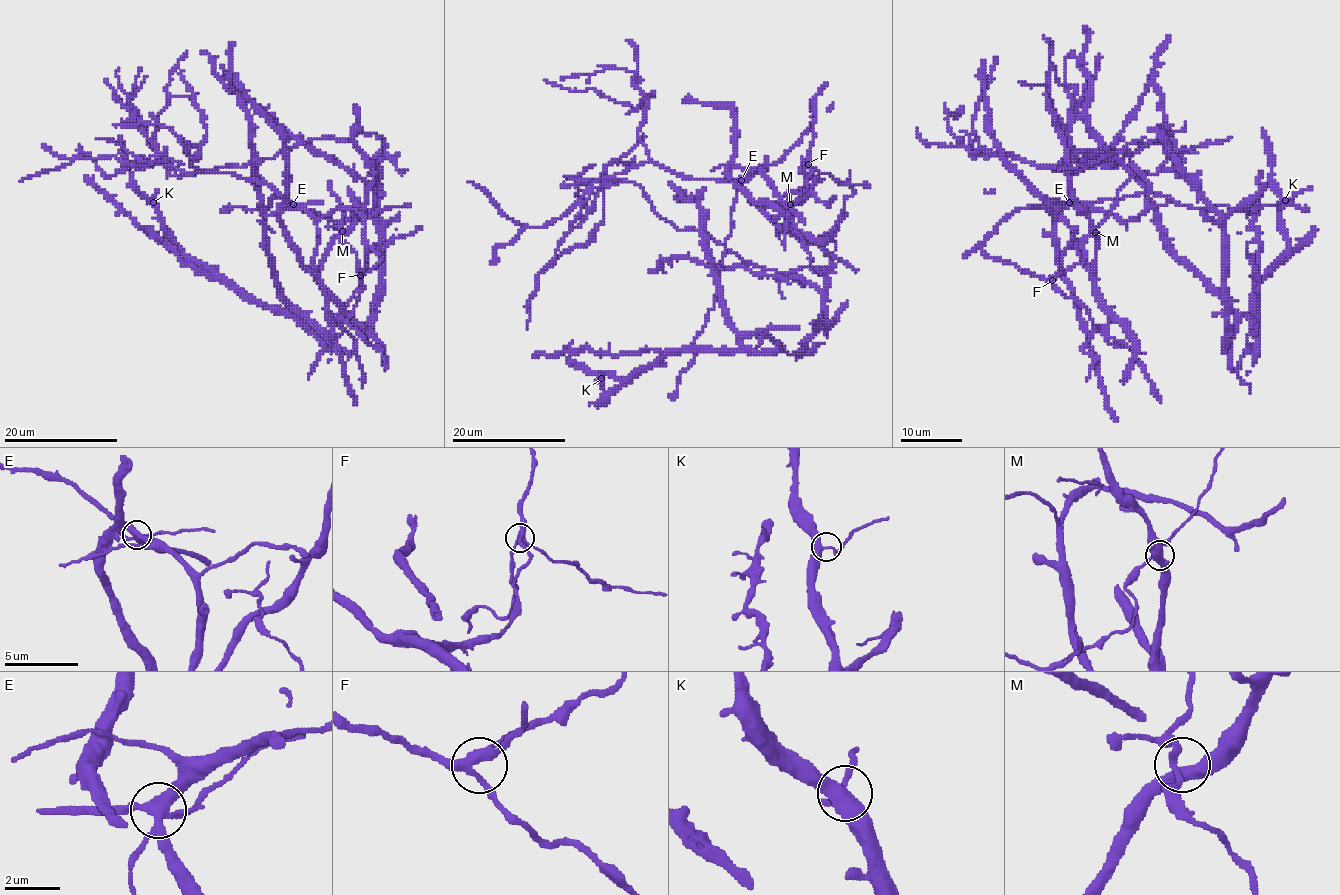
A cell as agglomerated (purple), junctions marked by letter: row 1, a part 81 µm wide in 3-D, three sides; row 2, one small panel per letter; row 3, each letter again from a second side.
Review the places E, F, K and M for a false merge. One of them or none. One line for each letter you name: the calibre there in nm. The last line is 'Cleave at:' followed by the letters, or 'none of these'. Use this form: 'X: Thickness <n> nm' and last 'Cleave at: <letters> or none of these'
E: Thickness 400 nm
Cleave at: E

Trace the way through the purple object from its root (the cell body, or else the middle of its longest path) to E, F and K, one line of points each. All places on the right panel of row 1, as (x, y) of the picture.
E: (1076, 170), (1069, 172), (1064, 160), (1055, 169), (1049, 167), (1061, 167), (1067, 173), (1069, 203)
F: (1076, 170), (1064, 160), (1049, 167), (1069, 176), (1052, 218), (1019, 207), (982, 246), (1052, 280)
K: (1076, 170), (1124, 156), (1121, 163), (1146, 190), (1163, 241), (1252, 321), (1254, 289), (1286, 252), (1285, 200)

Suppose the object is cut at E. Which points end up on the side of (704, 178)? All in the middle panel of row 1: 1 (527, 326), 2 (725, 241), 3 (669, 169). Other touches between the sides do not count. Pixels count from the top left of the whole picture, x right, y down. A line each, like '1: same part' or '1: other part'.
1: same part
2: same part
3: same part

